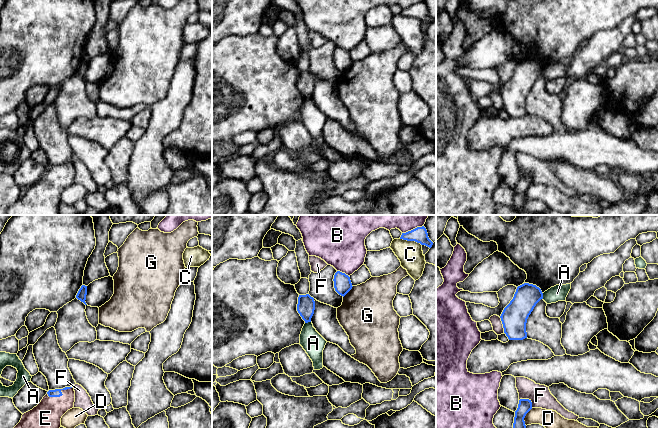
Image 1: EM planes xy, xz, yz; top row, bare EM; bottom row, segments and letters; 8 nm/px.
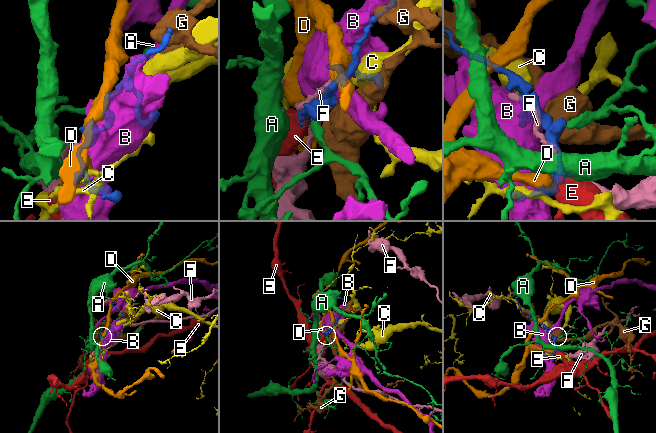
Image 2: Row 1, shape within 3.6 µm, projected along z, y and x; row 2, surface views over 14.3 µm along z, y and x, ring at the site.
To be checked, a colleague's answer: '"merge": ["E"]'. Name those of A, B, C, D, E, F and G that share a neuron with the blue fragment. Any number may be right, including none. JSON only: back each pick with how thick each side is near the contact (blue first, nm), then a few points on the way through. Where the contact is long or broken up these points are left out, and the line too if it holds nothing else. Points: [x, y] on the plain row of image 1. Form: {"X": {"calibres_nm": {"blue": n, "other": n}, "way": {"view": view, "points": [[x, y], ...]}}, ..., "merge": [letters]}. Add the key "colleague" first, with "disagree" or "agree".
{"colleague": "agree", "E": {"calibres_nm": {"blue": 60, "other": 280}}, "merge": ["E"]}

